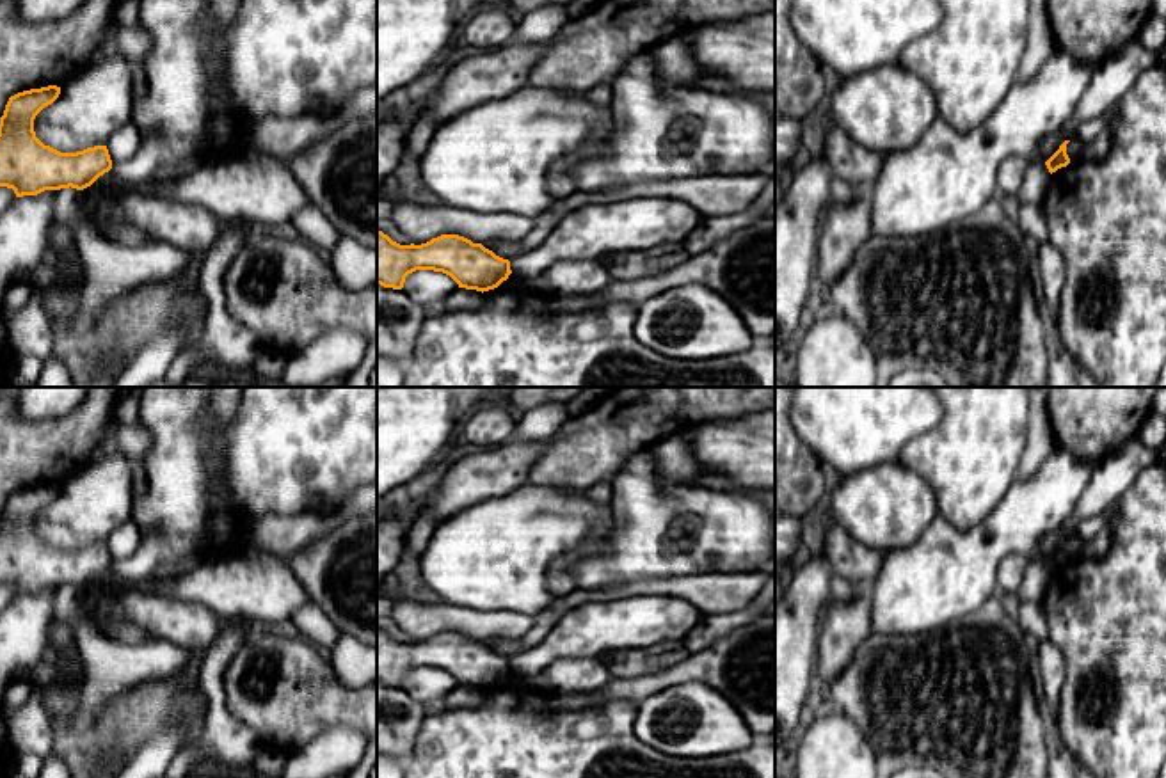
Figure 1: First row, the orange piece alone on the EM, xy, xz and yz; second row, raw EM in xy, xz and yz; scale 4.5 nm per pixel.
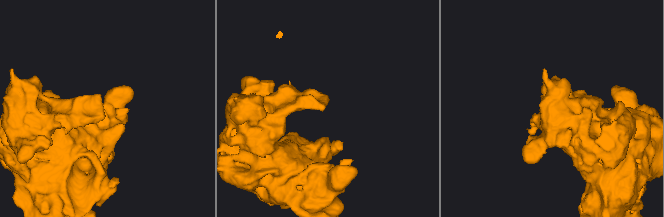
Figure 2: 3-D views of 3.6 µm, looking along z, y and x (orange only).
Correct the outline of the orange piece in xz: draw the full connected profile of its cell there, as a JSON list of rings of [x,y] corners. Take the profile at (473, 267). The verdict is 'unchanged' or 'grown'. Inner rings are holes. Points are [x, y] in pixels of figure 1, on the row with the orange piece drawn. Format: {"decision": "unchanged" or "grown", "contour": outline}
{"decision": "unchanged", "contour": [[[377,229],[377,284],[402,290],[405,277],[416,270],[443,272],[450,275],[459,288],[482,293],[498,288],[512,274],[508,259],[459,234],[441,234],[421,245],[400,245]]]}

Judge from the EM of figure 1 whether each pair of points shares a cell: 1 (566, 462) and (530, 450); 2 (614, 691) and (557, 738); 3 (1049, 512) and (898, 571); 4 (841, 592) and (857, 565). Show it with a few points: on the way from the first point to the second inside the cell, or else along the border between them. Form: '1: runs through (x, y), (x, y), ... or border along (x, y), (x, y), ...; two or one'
1: border along (548, 439), (527, 482); two
2: border along (557, 695), (560, 709), (637, 702); two
3: runs through (1012, 528), (957, 571), (935, 571); one
4: border along (836, 574), (852, 587); two

